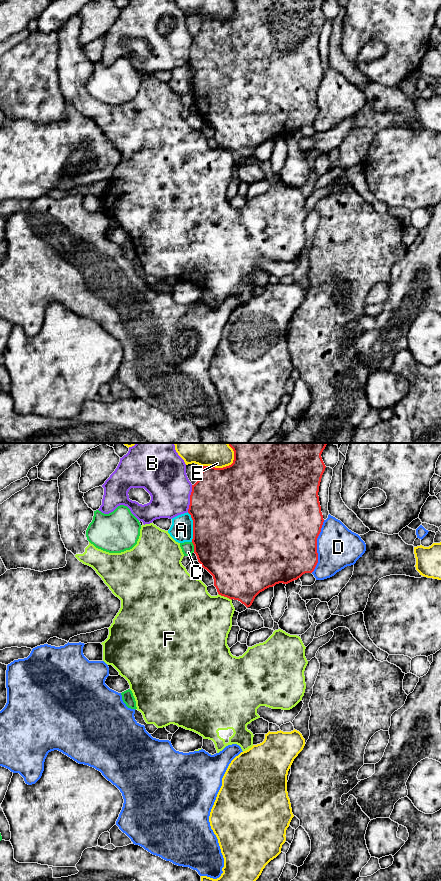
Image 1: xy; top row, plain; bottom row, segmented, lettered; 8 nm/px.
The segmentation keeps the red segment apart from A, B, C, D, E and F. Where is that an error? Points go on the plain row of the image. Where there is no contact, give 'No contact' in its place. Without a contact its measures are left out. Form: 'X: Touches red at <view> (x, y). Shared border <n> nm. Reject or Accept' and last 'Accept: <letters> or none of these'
A: Touches red at xy (193, 79). Shared border 240 nm. Reject
B: Touches red at xy (190, 50). Shared border 220 nm. Reject
C: Touches red at xy (194, 99). Shared border 80 nm. Reject
D: Touches red at xy (316, 98). Shared border 440 nm. Reject
E: Touches red at xy (223, 19). Shared border 300 nm. Reject
F: Touches red at xy (225, 148). Shared border 130 nm. Reject
Accept: none of these

